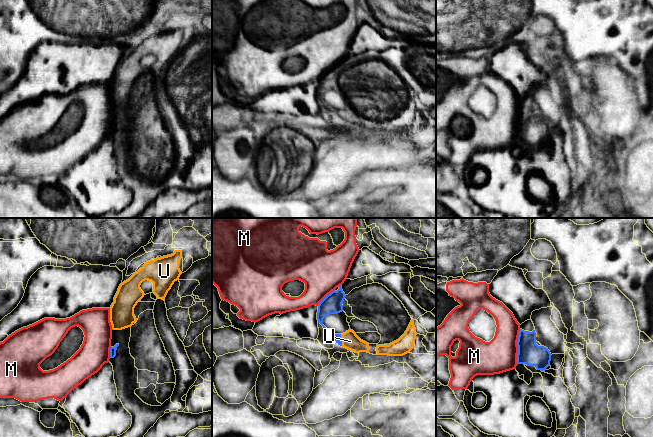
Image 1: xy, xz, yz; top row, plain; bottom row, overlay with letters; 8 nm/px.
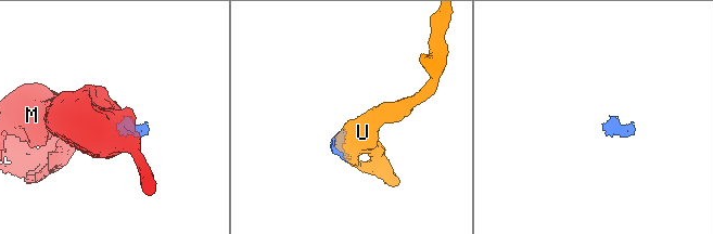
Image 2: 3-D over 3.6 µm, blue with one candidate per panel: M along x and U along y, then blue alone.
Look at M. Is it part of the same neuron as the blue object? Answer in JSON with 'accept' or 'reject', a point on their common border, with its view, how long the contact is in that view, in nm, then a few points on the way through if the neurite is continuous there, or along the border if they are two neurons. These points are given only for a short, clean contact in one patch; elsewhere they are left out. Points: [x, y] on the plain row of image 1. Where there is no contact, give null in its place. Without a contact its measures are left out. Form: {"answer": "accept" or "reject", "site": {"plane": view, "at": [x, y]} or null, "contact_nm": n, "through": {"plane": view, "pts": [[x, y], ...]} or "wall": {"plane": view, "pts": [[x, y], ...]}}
{"answer": "reject", "site": {"plane": "yz", "at": [517, 121]}, "contact_nm": 280, "wall": {"plane": "yz", "pts": [[520, 105], [517, 117], [517, 139]]}}

